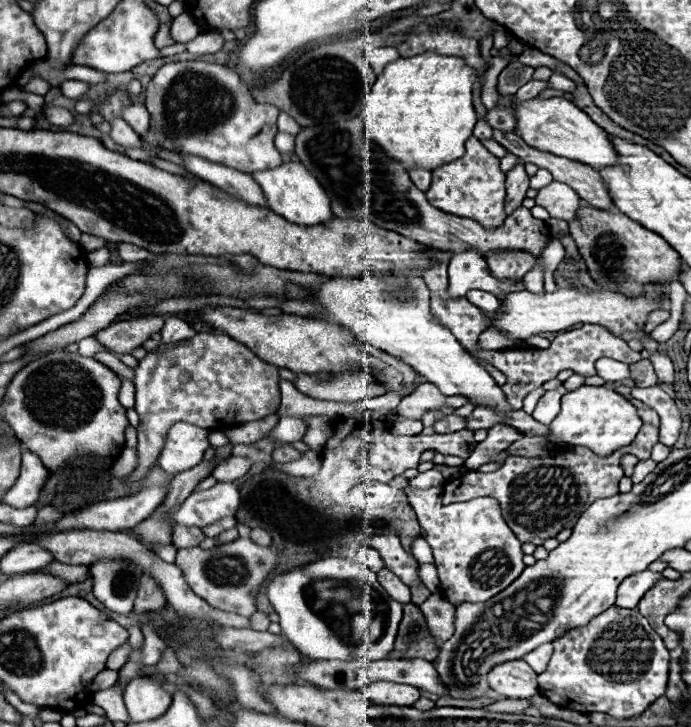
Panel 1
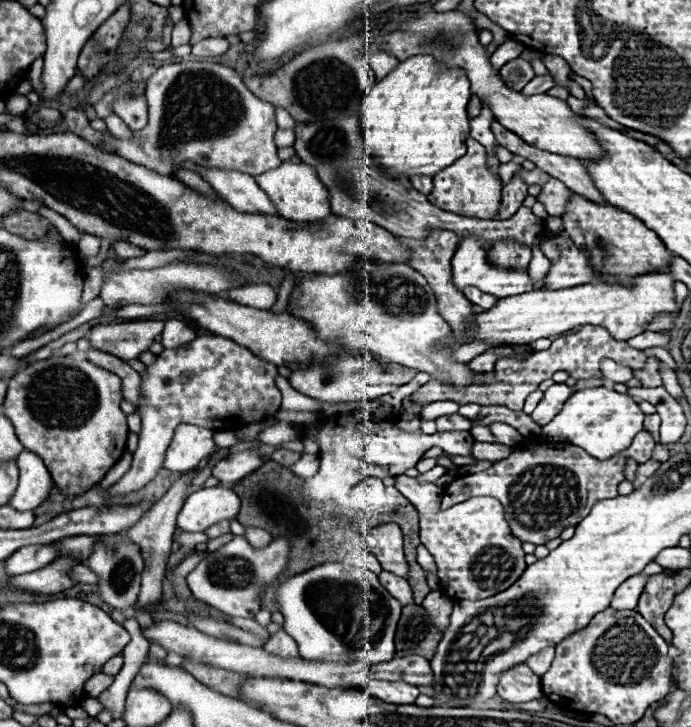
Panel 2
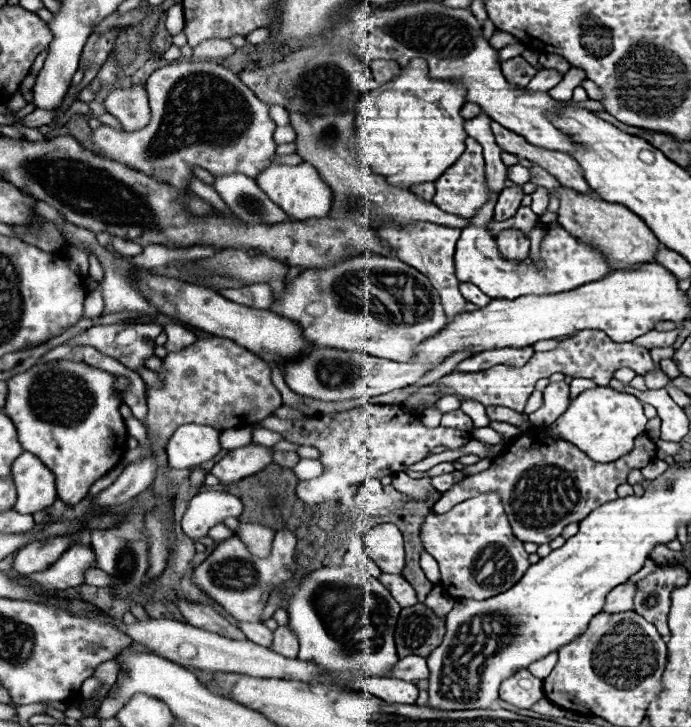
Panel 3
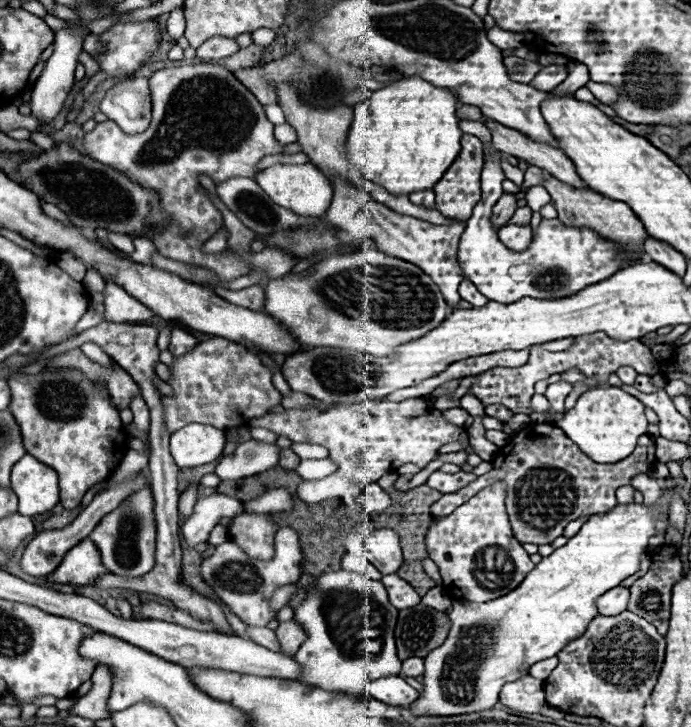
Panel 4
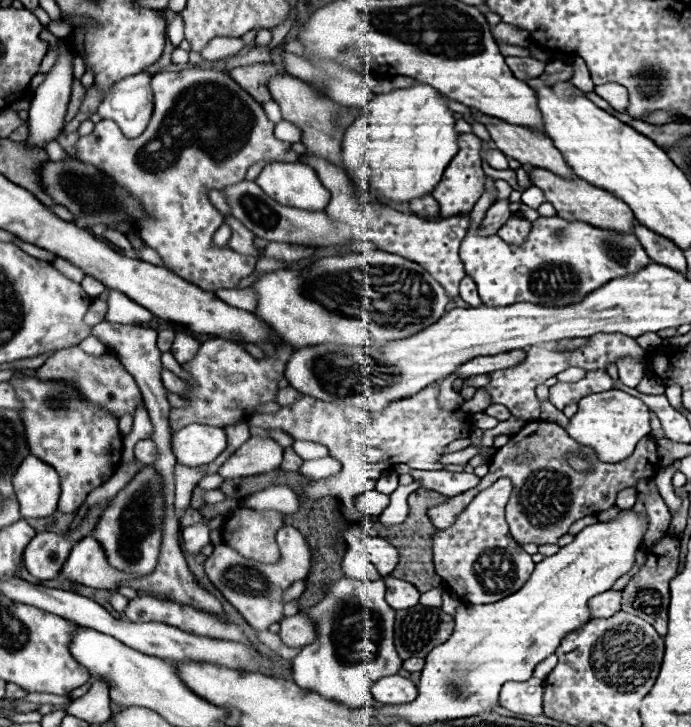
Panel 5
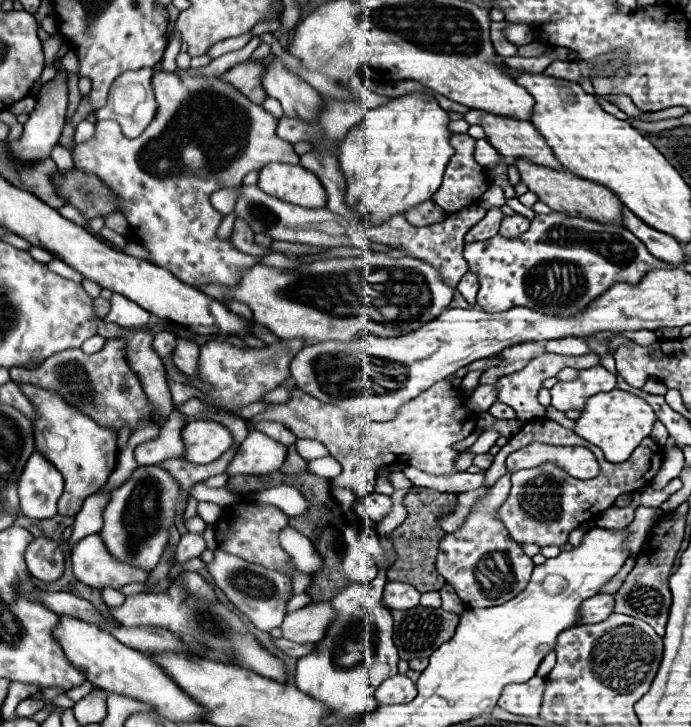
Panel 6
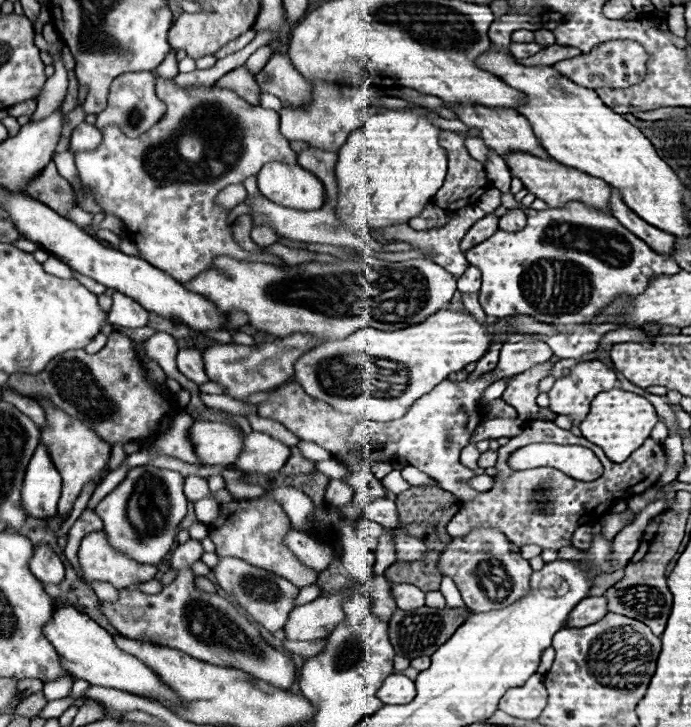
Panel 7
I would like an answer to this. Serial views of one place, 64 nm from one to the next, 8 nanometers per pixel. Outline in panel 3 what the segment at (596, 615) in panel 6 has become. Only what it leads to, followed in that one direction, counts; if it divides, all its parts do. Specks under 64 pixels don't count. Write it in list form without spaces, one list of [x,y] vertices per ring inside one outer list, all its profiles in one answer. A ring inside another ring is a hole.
[[[620,584],[614,590],[610,590],[606,602],[604,602],[604,610],[608,614],[618,614],[618,612],[628,612],[634,606],[634,592],[636,592],[636,584]]]

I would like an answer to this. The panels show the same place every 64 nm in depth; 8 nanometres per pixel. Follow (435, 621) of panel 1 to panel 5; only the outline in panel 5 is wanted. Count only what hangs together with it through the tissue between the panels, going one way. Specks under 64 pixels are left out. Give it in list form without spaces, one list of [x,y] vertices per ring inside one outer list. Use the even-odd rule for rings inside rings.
[[[434,588],[434,590],[428,590],[420,596],[420,604],[424,606],[442,606],[442,590],[440,588]]]

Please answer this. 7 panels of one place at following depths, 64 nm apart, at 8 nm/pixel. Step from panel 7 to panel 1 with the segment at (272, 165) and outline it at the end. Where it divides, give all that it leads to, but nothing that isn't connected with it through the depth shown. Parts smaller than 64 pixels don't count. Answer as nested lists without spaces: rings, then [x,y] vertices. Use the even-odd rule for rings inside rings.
[[[286,162],[286,164],[278,166],[278,168],[272,168],[272,170],[254,172],[252,178],[264,190],[264,196],[268,200],[270,210],[276,212],[278,216],[286,218],[288,222],[314,226],[314,224],[322,224],[322,222],[332,218],[330,198],[328,198],[324,186],[320,186],[320,182],[316,182],[316,178],[312,174],[308,174],[308,170],[302,164]]]

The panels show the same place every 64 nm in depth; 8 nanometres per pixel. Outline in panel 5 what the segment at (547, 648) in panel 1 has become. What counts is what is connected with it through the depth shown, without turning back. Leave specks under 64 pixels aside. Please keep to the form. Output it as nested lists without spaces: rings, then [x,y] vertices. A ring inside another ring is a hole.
[[[552,654],[552,656],[548,656],[544,662],[540,662],[538,666],[536,666],[536,670],[534,670],[534,676],[536,678],[540,678],[540,680],[544,680],[550,672],[552,672],[552,668],[556,666],[556,656]]]

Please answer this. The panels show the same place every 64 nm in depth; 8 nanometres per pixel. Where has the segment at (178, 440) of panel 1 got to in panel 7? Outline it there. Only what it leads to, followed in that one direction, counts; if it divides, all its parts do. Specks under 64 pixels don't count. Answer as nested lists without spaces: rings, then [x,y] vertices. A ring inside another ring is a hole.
[[[194,422],[190,430],[196,456],[206,464],[234,464],[244,448],[244,436],[224,422]]]

